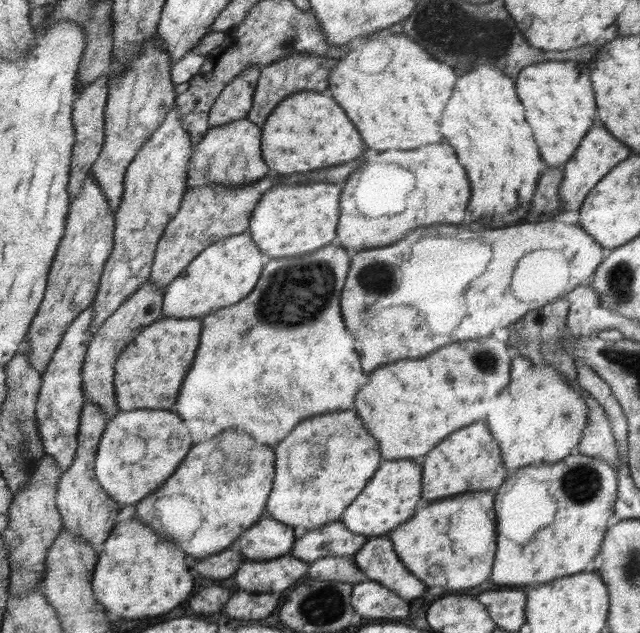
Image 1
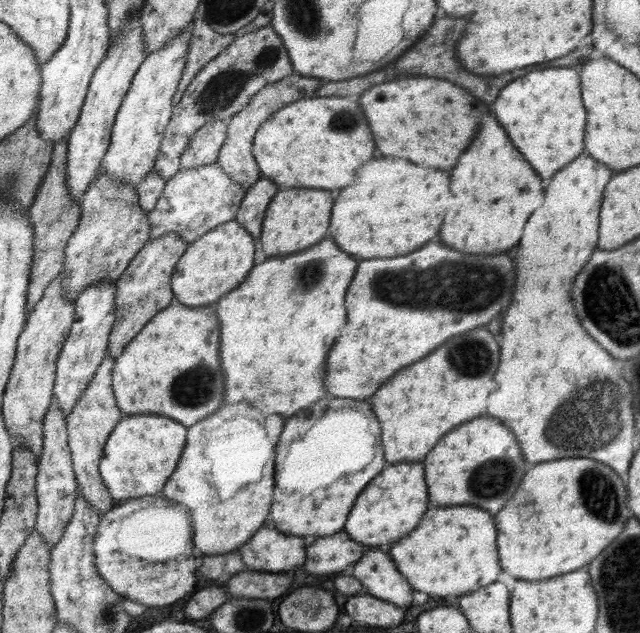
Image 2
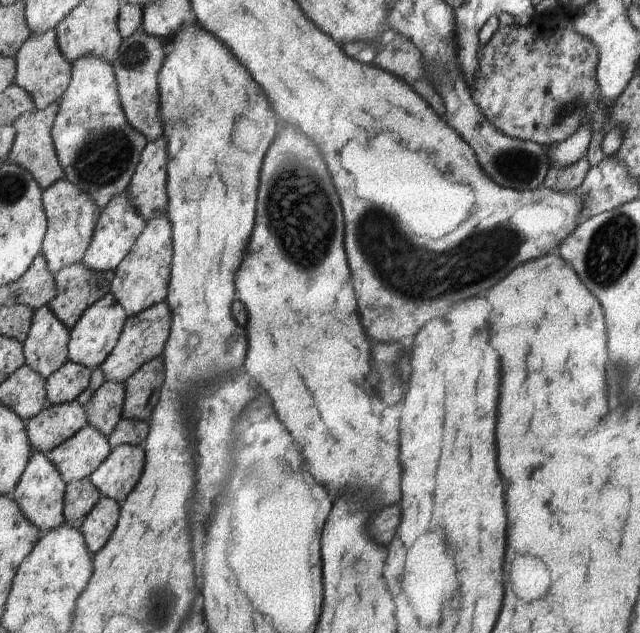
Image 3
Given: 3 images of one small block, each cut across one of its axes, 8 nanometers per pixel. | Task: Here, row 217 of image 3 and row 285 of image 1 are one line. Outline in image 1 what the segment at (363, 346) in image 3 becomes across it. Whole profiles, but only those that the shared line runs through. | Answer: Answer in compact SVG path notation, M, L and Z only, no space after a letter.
M337 246L323 248L323 252L313 252L311 256L271 260L255 292L251 292L243 304L223 308L223 312L213 312L205 318L203 348L199 348L199 356L187 374L177 404L177 412L191 428L195 444L209 442L223 430L235 428L255 436L263 446L277 446L303 420L335 410L351 410L355 406L357 394L367 386L369 376L361 368L355 336L347 330L341 314L341 290L349 266L351 256L345 248Z

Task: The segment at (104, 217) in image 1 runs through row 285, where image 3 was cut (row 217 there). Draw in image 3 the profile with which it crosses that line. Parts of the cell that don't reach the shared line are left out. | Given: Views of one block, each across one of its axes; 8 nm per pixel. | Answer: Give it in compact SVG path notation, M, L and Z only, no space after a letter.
M66 178L44 190L43 204L46 206L48 230L42 253L47 258L51 274L56 275L68 266L79 264L86 257L103 209L99 208L98 202L95 202L90 194L85 194L81 188L73 186Z

